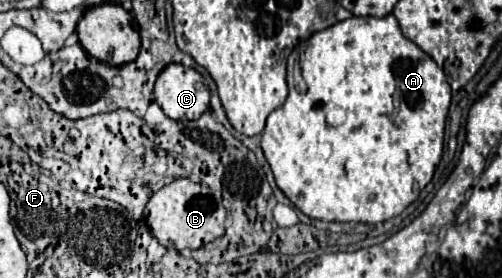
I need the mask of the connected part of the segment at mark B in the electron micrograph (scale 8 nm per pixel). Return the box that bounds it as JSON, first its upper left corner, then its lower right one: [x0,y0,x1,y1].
[146,178,226,250]

